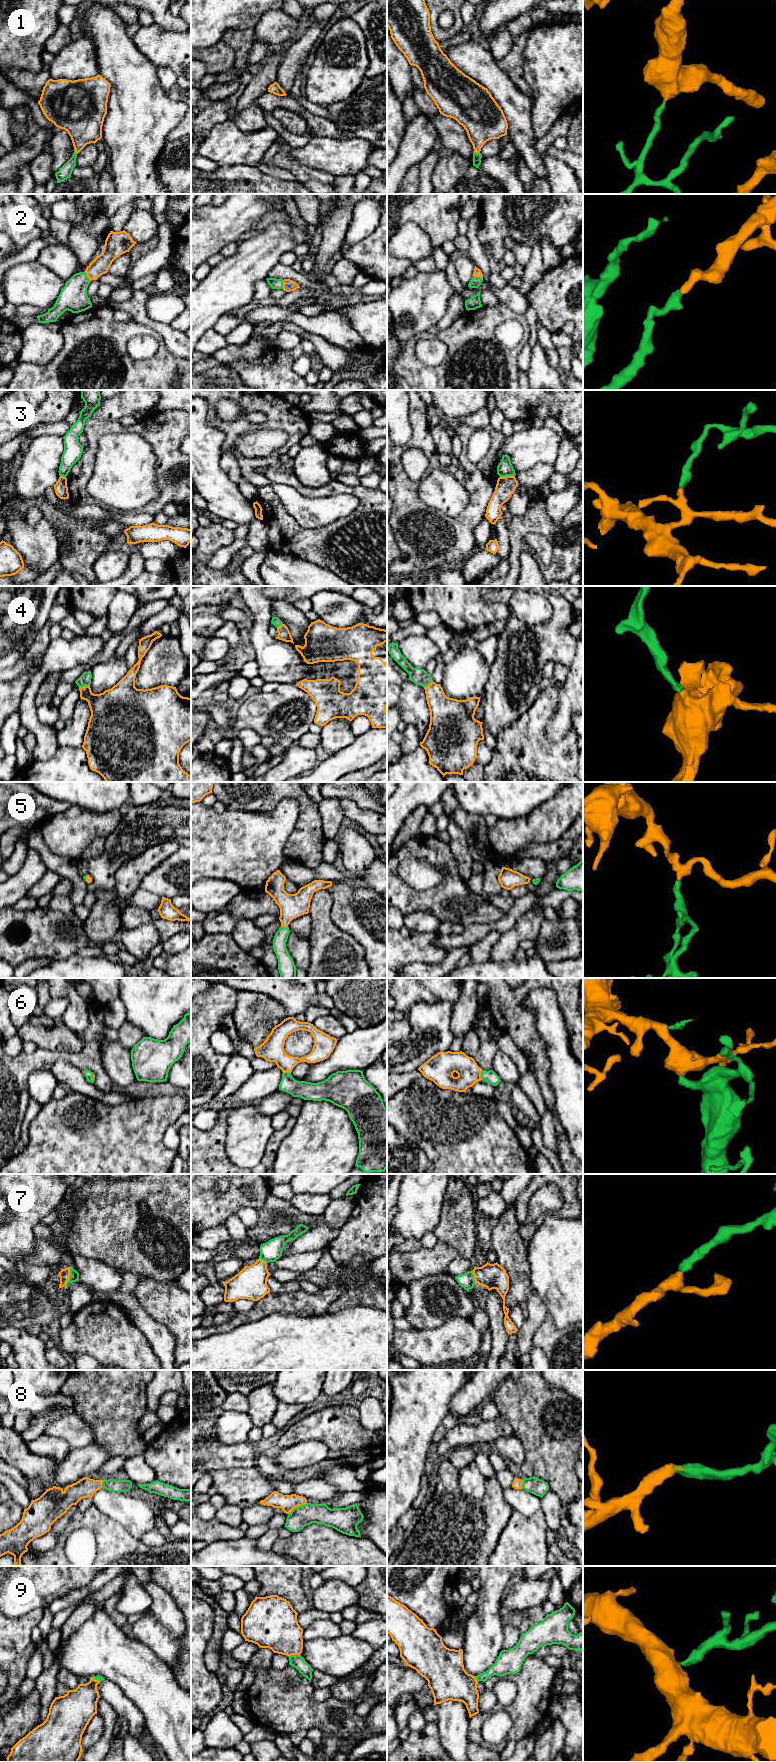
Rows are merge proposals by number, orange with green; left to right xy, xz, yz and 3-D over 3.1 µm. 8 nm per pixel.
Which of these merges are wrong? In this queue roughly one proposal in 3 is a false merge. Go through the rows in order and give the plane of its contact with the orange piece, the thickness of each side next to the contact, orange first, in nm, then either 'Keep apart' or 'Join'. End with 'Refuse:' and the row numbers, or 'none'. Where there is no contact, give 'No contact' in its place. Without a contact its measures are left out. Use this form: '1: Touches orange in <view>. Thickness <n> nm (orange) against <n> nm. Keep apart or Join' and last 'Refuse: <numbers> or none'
1: Touches orange in yz. Thickness 300 nm (orange) against 70 nm. Join
2: Touches orange in xy. Thickness 150 nm (orange) against 220 nm. Join
3: Touches orange in yz. Thickness 150 nm (orange) against 120 nm. Keep apart
4: Touches orange in xy. Thickness 260 nm (orange) against 100 nm. Join
5: Touches orange in xz. Thickness 190 nm (orange) against 110 nm. Join
6: Touches orange in yz. Thickness 180 nm (orange) against 100 nm. Join
7: Touches orange in xy. Thickness 90 nm (orange) against 80 nm. Join
8: Touches orange in xz. Thickness 140 nm (orange) against 170 nm. Join
9: Touches orange in xz. Thickness 340 nm (orange) against 110 nm. Join
Refuse: 3

